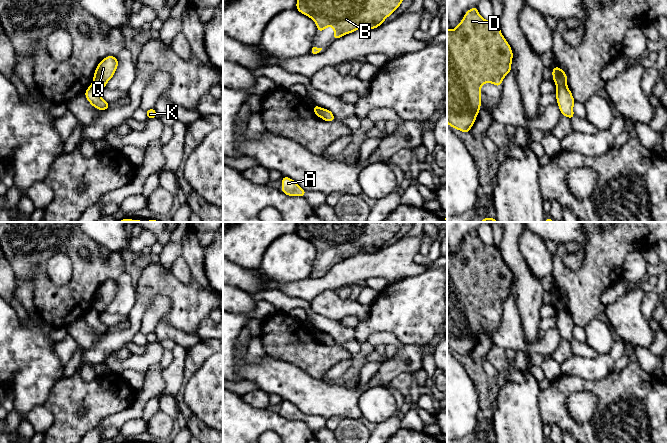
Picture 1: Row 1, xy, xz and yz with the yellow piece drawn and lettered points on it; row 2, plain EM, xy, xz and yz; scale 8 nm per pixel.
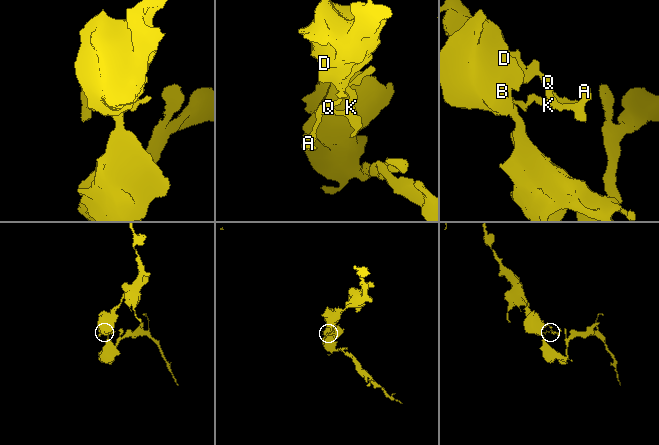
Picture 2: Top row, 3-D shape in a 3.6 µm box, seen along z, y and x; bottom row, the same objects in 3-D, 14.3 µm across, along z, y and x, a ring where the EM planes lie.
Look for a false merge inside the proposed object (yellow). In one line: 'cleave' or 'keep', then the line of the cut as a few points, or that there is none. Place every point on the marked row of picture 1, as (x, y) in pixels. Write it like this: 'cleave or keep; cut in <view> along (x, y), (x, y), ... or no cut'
cleave; cut in xz along (321, 108), (320, 117)

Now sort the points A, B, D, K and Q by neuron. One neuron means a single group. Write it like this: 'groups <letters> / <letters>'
groups A K / B D Q

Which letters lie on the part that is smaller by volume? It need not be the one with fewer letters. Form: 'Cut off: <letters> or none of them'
Cut off: A, K

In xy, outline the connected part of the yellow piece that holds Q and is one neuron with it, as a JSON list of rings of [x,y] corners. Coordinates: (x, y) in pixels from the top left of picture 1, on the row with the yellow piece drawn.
[[[107,56],[98,64],[93,76],[93,84],[100,90],[106,87],[107,82],[113,77],[118,67],[116,56]]]

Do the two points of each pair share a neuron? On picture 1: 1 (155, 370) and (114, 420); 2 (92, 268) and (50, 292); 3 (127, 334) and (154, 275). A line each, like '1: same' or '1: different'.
1: same
2: same
3: same

